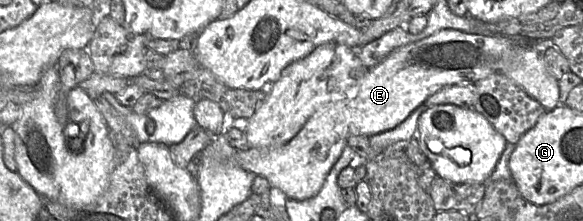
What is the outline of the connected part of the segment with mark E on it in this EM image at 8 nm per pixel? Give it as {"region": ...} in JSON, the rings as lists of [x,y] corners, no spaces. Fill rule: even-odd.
{"region":[[[442,29],[436,34],[402,46],[388,55],[378,65],[369,68],[357,89],[348,97],[330,102],[317,110],[288,143],[274,148],[237,150],[236,163],[243,169],[264,176],[272,187],[281,190],[294,200],[306,200],[319,193],[334,164],[340,158],[348,139],[352,136],[371,136],[393,129],[403,122],[428,97],[440,89],[459,84],[475,84],[498,72],[501,59],[514,46],[512,39],[497,34],[473,34],[456,29]]]}

